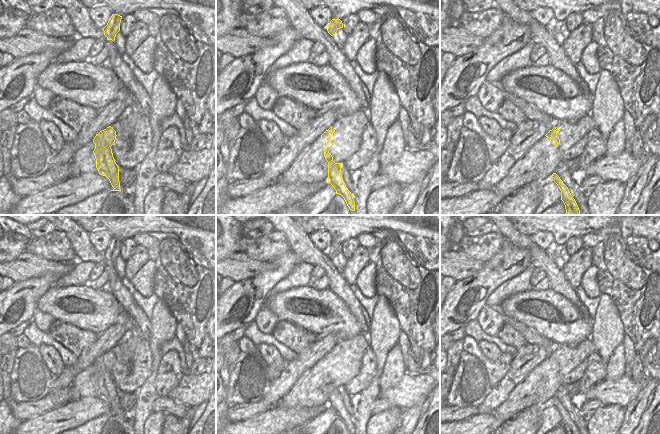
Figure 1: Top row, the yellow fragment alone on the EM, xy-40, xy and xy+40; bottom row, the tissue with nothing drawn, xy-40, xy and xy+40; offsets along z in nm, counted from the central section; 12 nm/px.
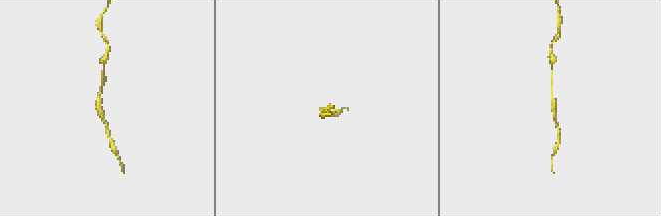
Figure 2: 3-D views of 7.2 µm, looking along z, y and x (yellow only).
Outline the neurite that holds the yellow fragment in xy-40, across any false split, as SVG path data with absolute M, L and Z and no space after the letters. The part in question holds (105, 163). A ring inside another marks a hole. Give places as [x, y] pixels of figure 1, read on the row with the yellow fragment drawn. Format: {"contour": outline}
{"contour": "M109 126L100 131L93 139L96 168L100 175L106 176L112 187L111 191L121 191L119 182L119 167L113 157L111 146L116 140L116 131Z"}

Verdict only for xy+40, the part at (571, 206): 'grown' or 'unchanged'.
unchanged

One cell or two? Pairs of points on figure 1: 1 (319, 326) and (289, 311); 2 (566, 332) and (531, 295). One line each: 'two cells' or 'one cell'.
1: one cell
2: one cell

